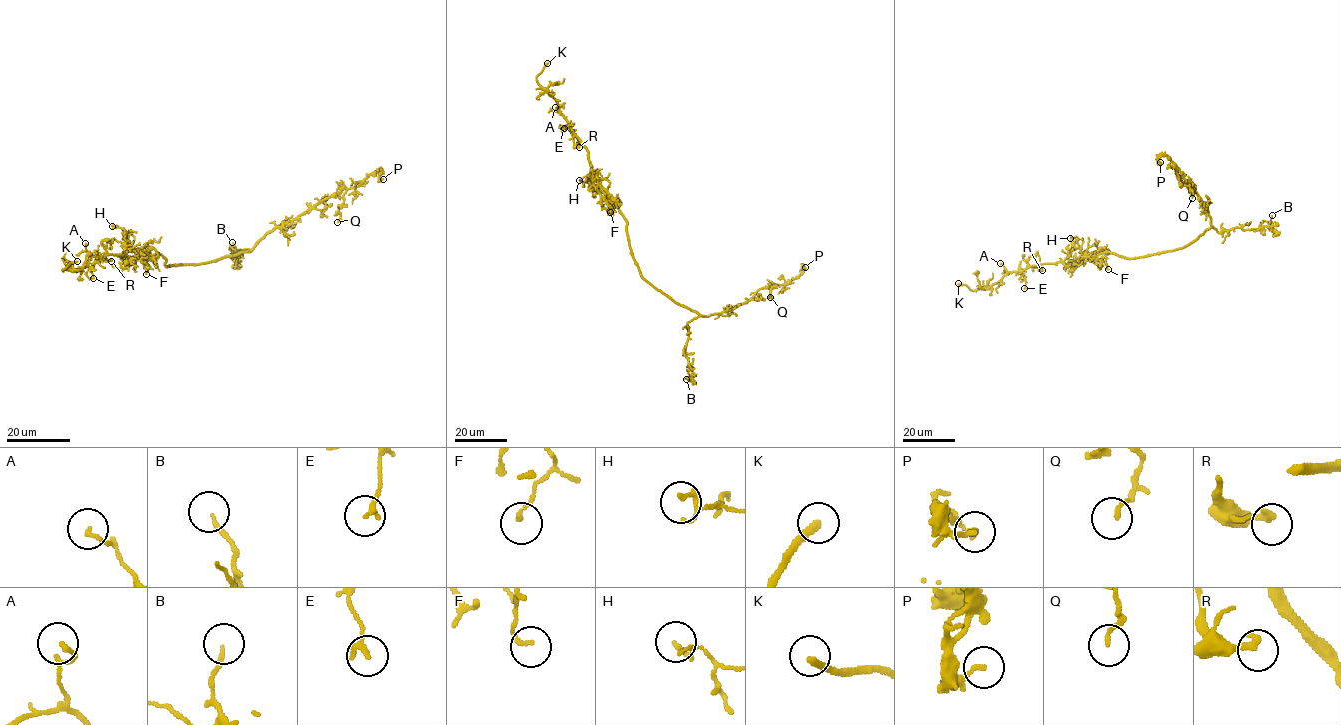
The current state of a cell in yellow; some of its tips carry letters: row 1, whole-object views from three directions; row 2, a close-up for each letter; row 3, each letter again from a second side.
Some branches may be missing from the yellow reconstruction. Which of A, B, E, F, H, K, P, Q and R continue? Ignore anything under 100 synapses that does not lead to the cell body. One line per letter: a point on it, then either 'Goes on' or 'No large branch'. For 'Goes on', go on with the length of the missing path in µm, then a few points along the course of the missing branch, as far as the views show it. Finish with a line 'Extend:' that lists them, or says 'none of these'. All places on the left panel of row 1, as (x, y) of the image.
A: Place: (85, 243). No large branch
B: Place: (232, 242). No large branch
E: Place: (93, 278). No large branch
F: Place: (146, 274). No large branch
H: Place: (112, 226). No large branch
K: Place: (77, 261). Goes on. Missing length about 50 µm
P: Place: (383, 179). No large branch
Q: Place: (337, 222). No large branch
R: Place: (111, 261). No large branch
Extend: K

